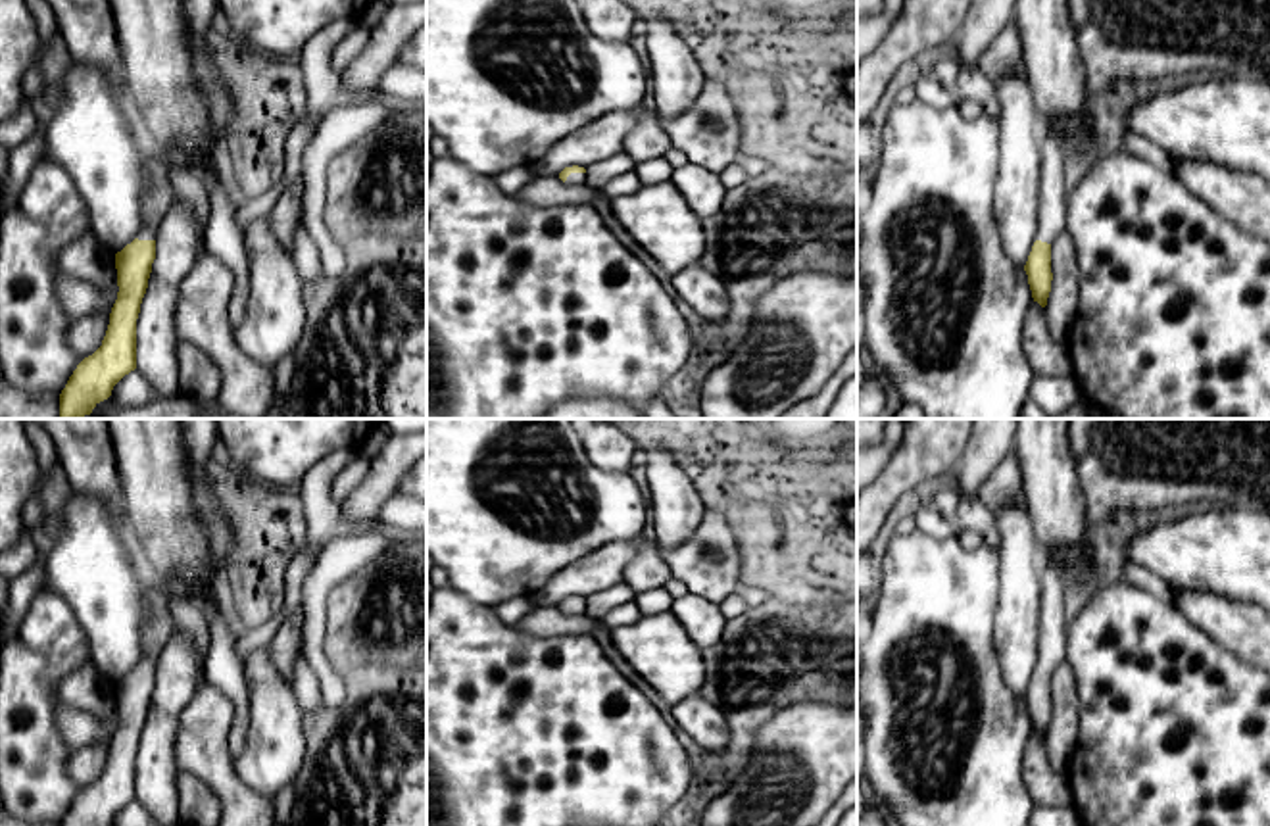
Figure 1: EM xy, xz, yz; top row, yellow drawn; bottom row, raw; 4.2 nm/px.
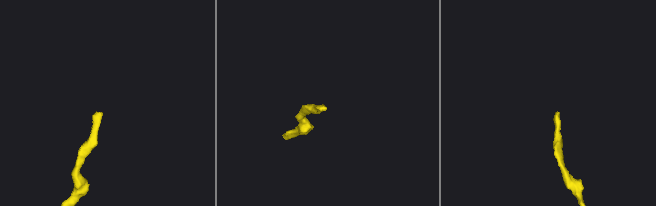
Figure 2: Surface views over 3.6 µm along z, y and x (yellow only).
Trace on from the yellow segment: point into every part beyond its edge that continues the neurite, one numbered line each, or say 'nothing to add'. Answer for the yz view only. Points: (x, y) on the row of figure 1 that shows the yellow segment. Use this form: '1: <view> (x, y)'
1: yz (1053, 150)

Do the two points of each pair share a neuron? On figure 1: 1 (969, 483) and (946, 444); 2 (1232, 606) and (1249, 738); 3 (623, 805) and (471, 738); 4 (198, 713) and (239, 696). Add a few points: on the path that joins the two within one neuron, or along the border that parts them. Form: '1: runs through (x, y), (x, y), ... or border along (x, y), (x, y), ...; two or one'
1: border along (971, 438), (948, 481); two
2: border along (1203, 631), (1249, 663); two
3: runs through (585, 767), (550, 740), (510, 740); one
4: border along (206, 679), (233, 705), (229, 744); two

